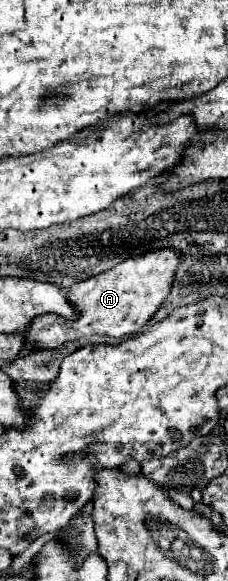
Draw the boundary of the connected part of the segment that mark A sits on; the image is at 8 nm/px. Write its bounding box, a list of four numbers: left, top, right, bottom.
[22,248,180,350]

